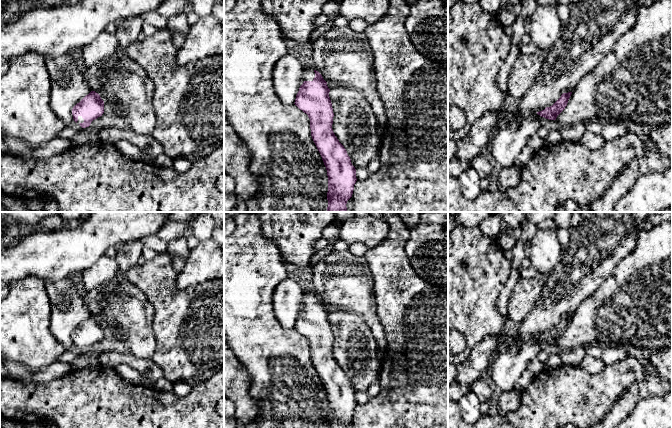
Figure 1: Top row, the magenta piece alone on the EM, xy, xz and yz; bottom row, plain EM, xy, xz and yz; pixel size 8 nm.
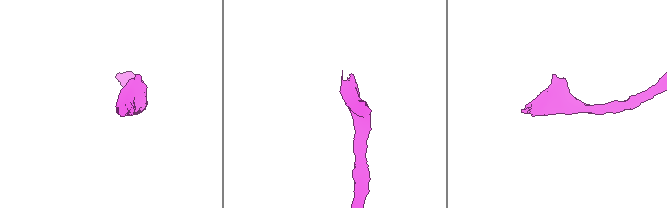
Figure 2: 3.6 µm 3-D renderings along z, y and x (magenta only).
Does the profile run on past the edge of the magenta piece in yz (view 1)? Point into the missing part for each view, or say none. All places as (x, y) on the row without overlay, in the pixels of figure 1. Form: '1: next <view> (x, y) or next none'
1: next none

